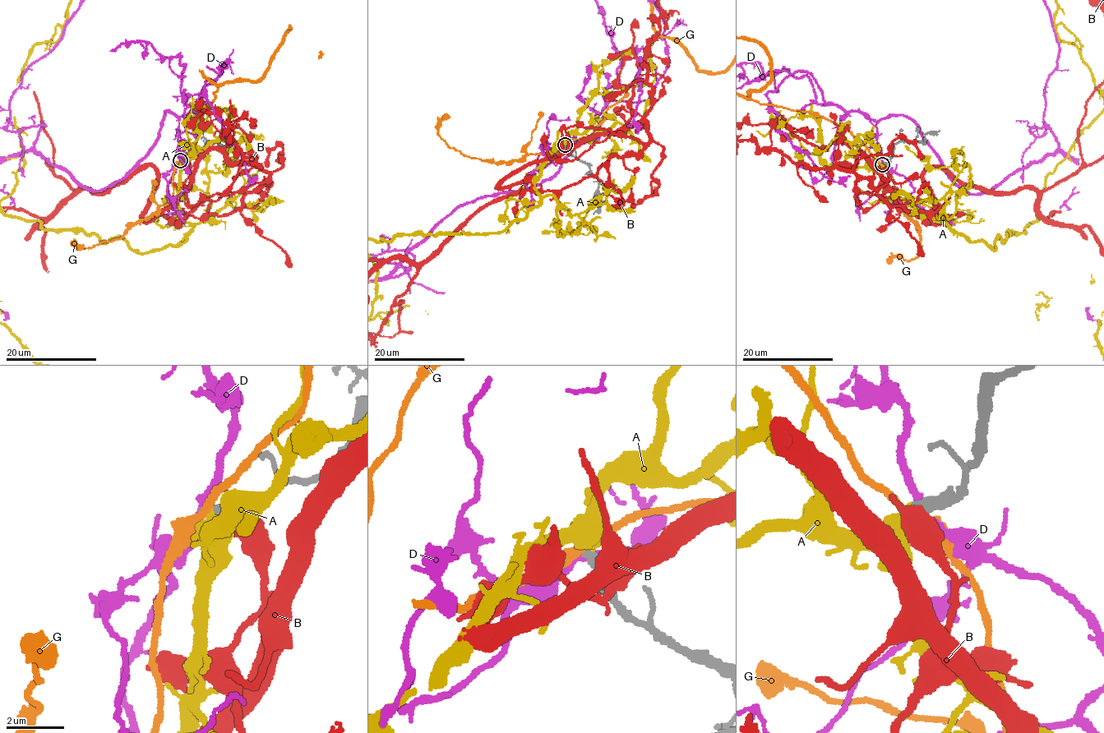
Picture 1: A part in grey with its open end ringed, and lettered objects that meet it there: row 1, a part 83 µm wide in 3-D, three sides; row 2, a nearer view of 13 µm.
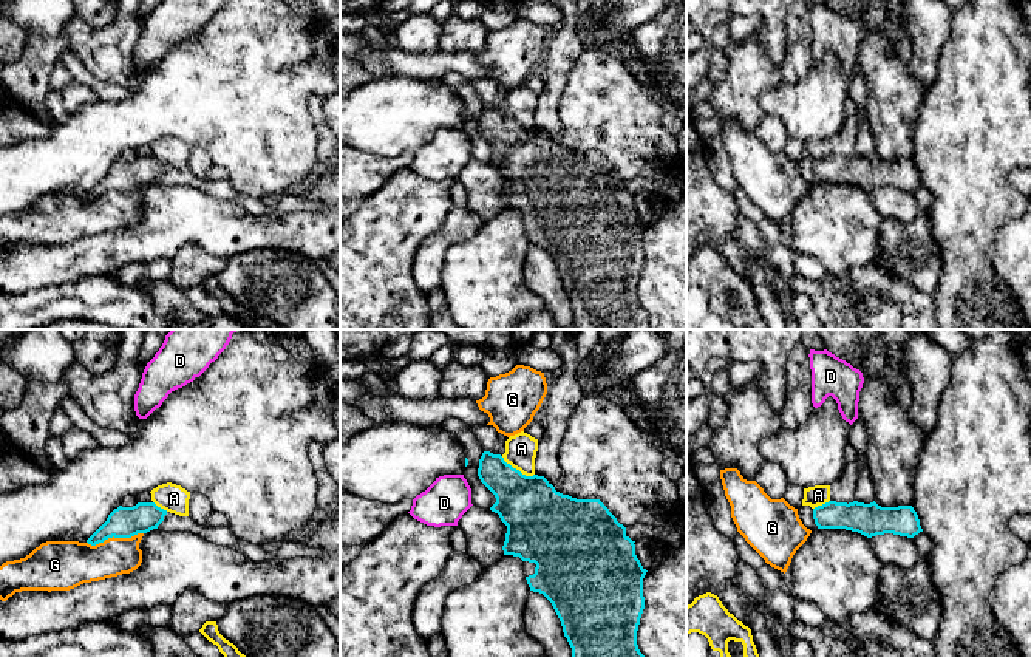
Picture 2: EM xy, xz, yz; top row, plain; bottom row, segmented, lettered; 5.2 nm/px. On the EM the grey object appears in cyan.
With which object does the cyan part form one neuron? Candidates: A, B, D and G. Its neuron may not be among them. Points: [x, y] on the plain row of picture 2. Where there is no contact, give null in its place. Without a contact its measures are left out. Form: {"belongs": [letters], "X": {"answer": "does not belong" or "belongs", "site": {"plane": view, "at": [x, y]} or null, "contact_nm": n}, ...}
{"belongs": [], "A": {"answer": "does not belong", "site": {"plane": "xz", "at": [518, 124]}, "contact_nm": 200}, "B": {"answer": "does not belong", "site": null}, "D": {"answer": "does not belong", "site": null}, "G": {"answer": "does not belong", "site": {"plane": "xy", "at": [115, 190]}, "contact_nm": 300}}

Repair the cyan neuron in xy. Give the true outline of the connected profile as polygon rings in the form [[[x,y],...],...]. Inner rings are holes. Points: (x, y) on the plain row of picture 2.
[[[138,156],[133,161],[119,159],[87,196],[96,199],[113,190],[131,192],[138,187],[147,187],[158,182],[165,169],[167,164],[158,161],[155,156]]]

